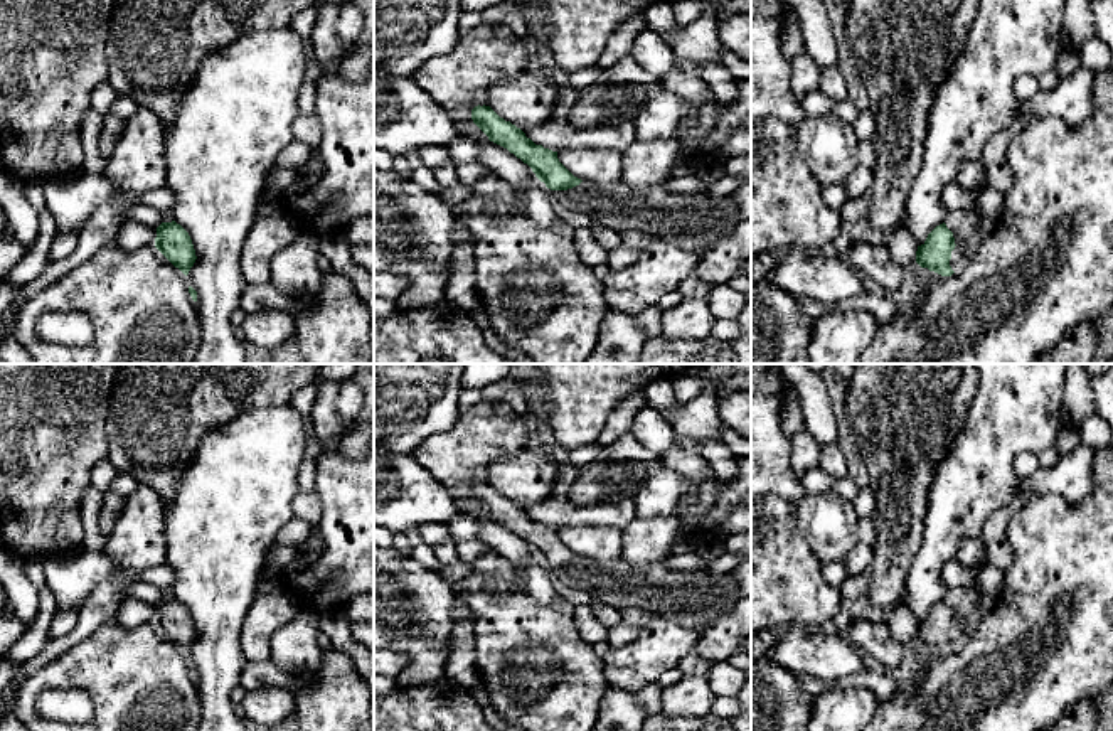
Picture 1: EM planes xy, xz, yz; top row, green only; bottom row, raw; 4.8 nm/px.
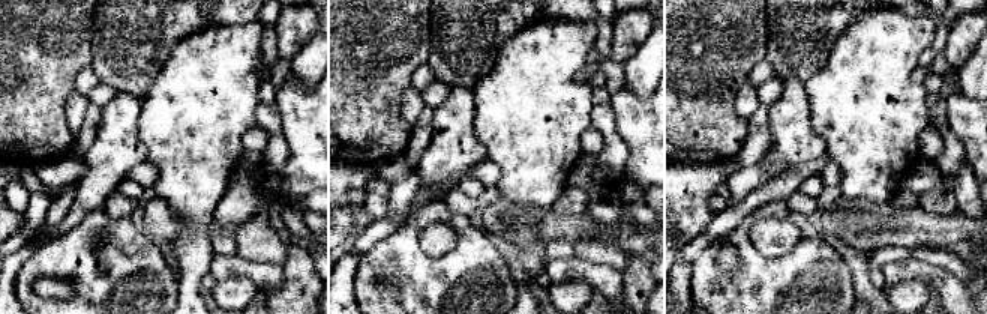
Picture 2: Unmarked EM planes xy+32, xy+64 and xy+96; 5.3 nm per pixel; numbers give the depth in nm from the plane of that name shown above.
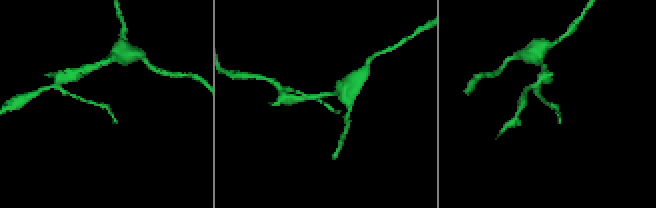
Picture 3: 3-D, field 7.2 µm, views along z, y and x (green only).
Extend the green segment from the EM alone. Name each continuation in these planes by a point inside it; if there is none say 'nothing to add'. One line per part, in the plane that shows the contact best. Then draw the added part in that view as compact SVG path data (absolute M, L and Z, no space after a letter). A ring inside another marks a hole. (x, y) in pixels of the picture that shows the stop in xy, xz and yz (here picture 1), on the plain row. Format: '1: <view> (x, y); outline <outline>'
1: yz (963, 603); outline M950 590L945 601L955 615L956 623L951 628L950 643L956 648L968 638L972 630L978 627L983 615L978 608L977 591Z

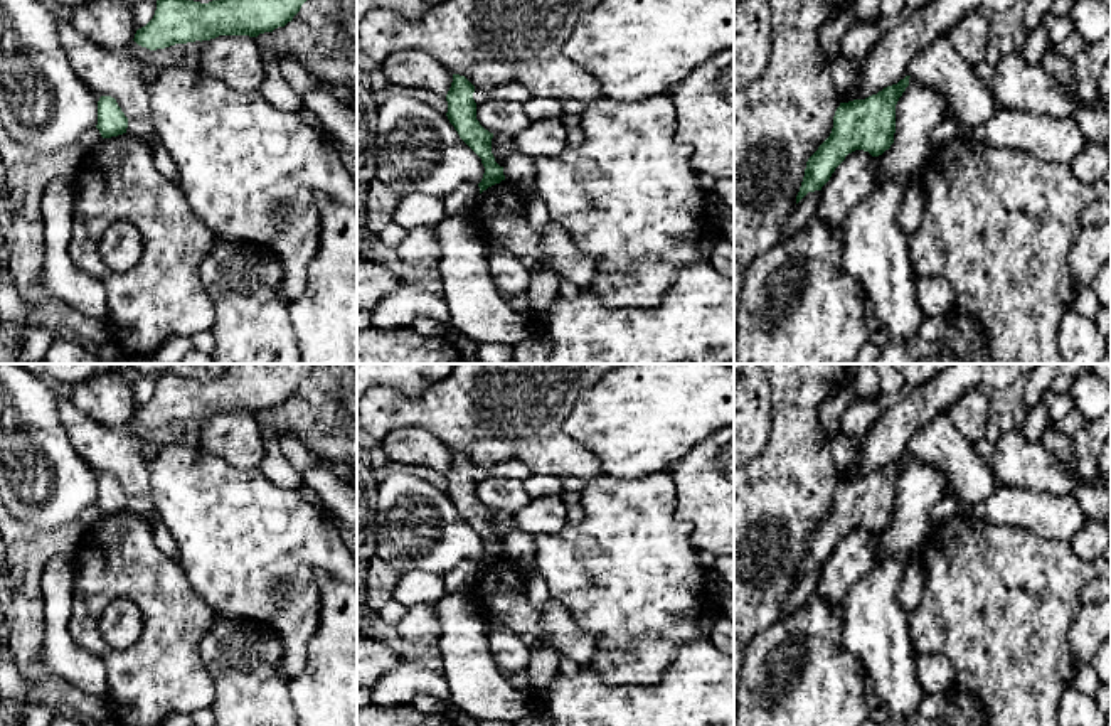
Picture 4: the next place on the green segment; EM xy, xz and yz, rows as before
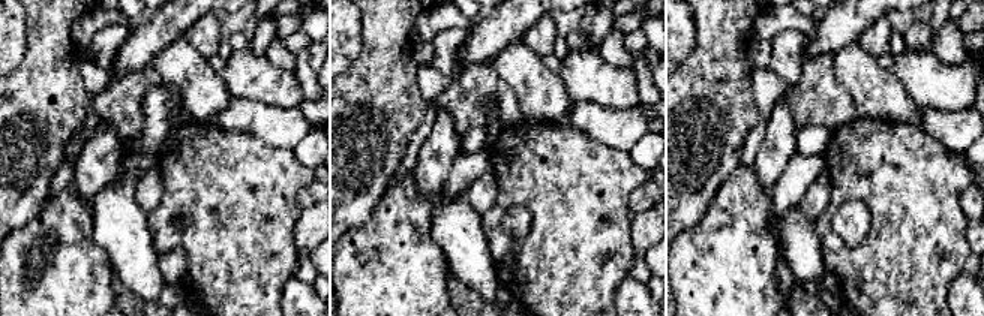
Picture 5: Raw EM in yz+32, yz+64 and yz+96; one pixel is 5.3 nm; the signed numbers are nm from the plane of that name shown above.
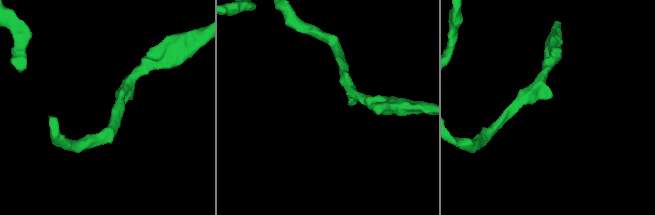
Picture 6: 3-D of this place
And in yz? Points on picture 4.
nothing to add

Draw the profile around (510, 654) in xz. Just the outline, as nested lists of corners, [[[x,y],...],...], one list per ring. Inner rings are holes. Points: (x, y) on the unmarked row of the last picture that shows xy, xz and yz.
[[[493,623],[486,640],[495,665],[503,677],[527,669],[530,662],[530,649],[508,627]]]

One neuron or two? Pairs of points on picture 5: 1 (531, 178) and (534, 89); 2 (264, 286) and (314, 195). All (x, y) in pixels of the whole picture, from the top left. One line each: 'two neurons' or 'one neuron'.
1: two neurons
2: two neurons

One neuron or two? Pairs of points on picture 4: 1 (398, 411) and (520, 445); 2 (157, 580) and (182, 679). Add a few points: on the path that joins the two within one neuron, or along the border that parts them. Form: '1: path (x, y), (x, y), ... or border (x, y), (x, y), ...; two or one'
1: path (428, 411), (487, 411), (490, 415); one
2: path (169, 605), (170, 654); one

